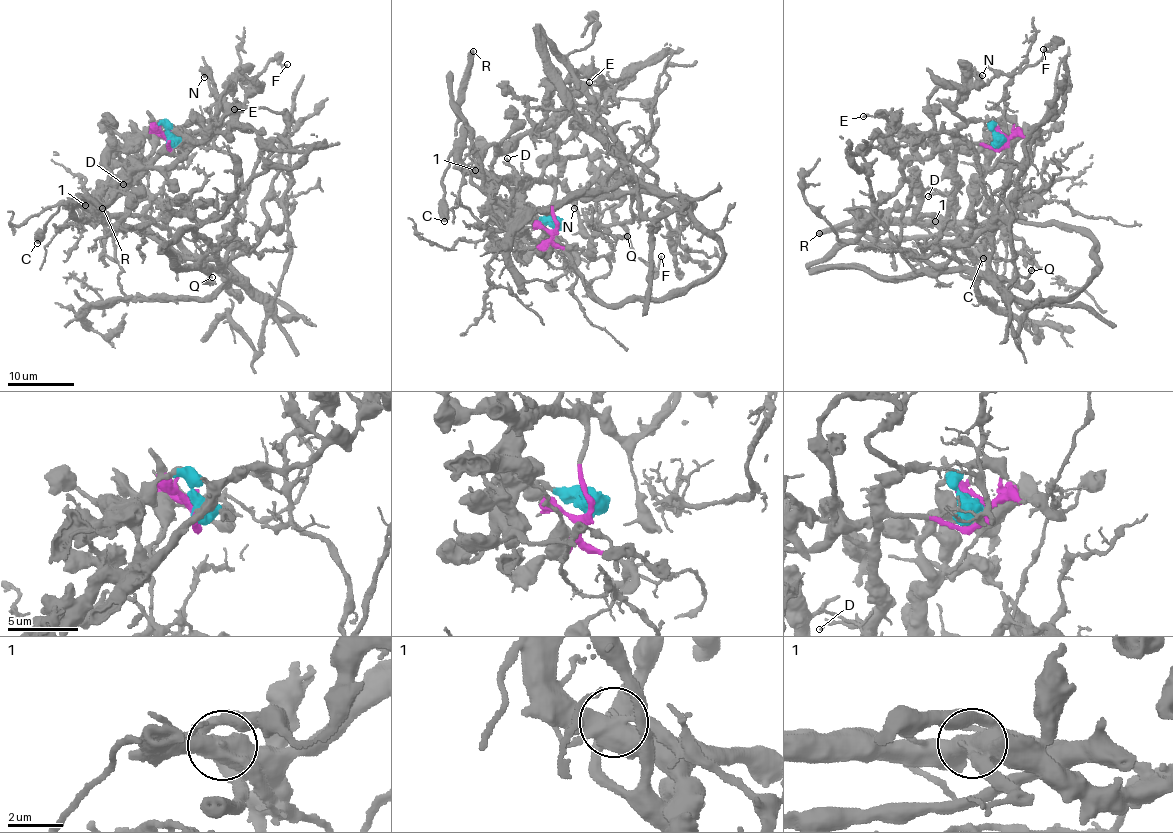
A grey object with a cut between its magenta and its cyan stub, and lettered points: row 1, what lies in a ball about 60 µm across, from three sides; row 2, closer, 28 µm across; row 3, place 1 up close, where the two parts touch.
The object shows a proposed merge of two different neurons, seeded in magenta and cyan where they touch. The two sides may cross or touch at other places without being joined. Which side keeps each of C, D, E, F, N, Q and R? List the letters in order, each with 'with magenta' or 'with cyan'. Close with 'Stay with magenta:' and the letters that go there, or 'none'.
C: with magenta
D: with magenta
E: with magenta
F: with magenta
N: with magenta
Q: with cyan
R: with magenta
Stay with magenta: C, D, E, F, N, R

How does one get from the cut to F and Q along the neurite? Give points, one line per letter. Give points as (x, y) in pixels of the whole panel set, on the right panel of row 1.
F: (1004, 142), (991, 147), (960, 138), (970, 121), (951, 106), (972, 88), (1033, 66), (1052, 44), (1044, 49)
Q: (1004, 141), (989, 126), (984, 131), (968, 221), (998, 220), (984, 253), (1012, 259), (1020, 250), (1031, 271)

